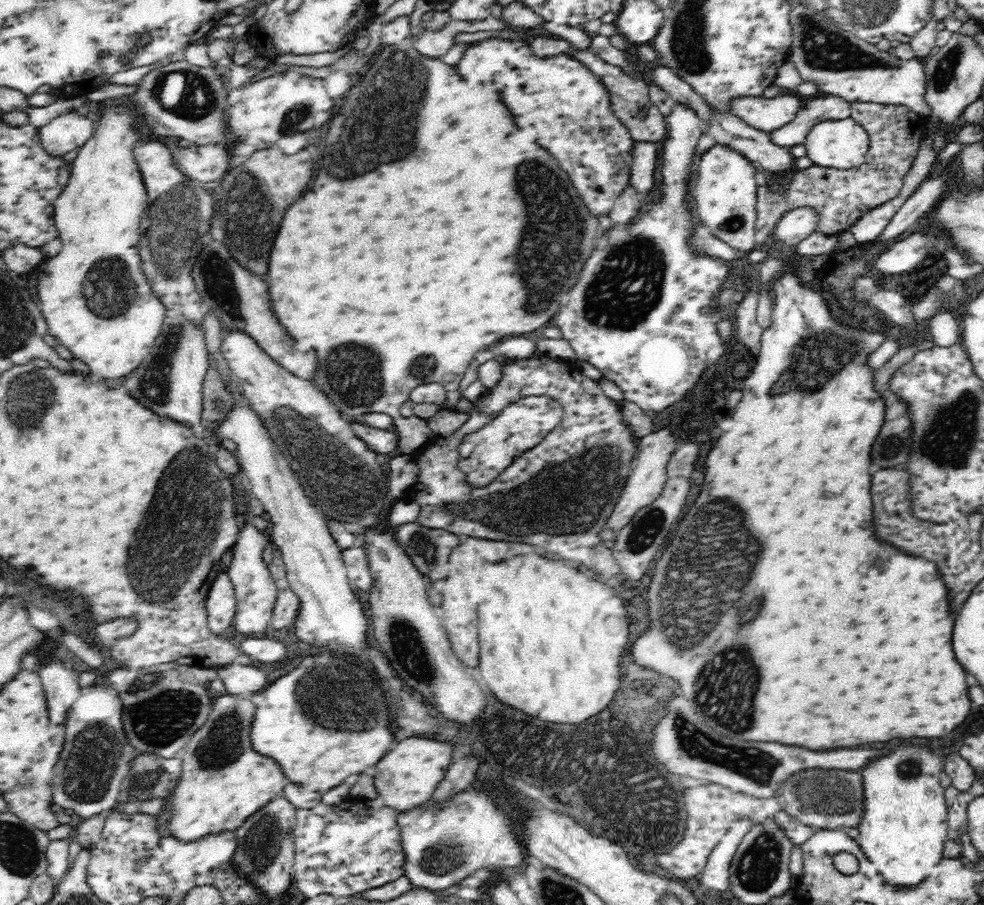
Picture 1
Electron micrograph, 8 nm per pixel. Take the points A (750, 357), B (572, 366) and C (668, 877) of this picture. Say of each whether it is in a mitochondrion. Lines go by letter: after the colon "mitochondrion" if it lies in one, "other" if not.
A: other
B: other
C: other

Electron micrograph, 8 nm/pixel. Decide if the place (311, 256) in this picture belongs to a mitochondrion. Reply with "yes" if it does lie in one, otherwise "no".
no

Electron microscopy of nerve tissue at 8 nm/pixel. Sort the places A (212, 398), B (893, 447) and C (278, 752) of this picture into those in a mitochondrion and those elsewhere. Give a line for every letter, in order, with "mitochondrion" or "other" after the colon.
A: mitochondrion
B: mitochondrion
C: other

